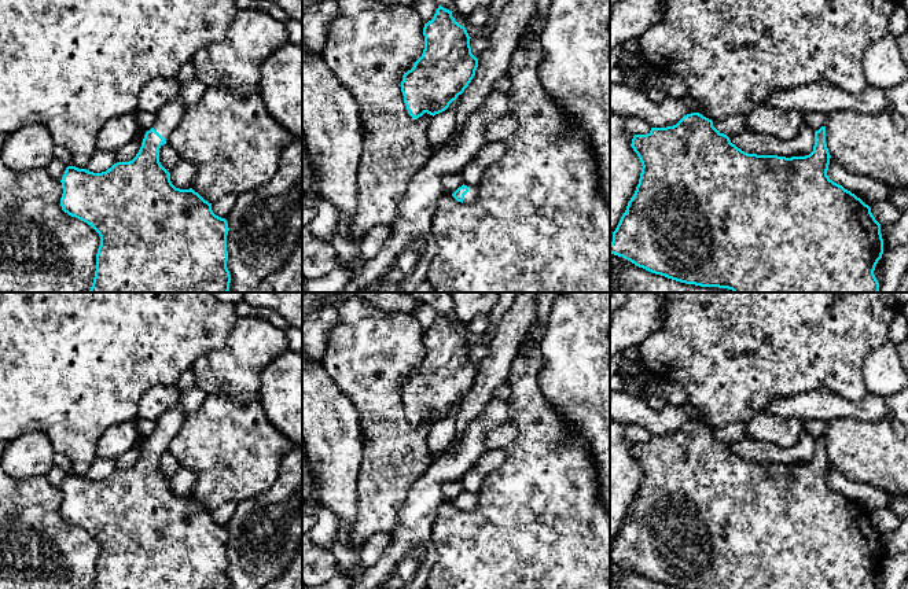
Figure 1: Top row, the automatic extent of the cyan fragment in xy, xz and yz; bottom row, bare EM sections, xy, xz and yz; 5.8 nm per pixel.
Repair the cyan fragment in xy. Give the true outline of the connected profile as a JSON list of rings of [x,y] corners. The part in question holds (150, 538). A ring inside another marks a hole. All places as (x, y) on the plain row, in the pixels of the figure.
[[[180,404],[163,413],[129,470],[117,470],[102,481],[66,475],[60,487],[62,518],[91,533],[100,544],[93,589],[231,589],[227,527],[216,523],[212,511],[192,496],[176,496],[159,470],[159,456],[185,419]]]

